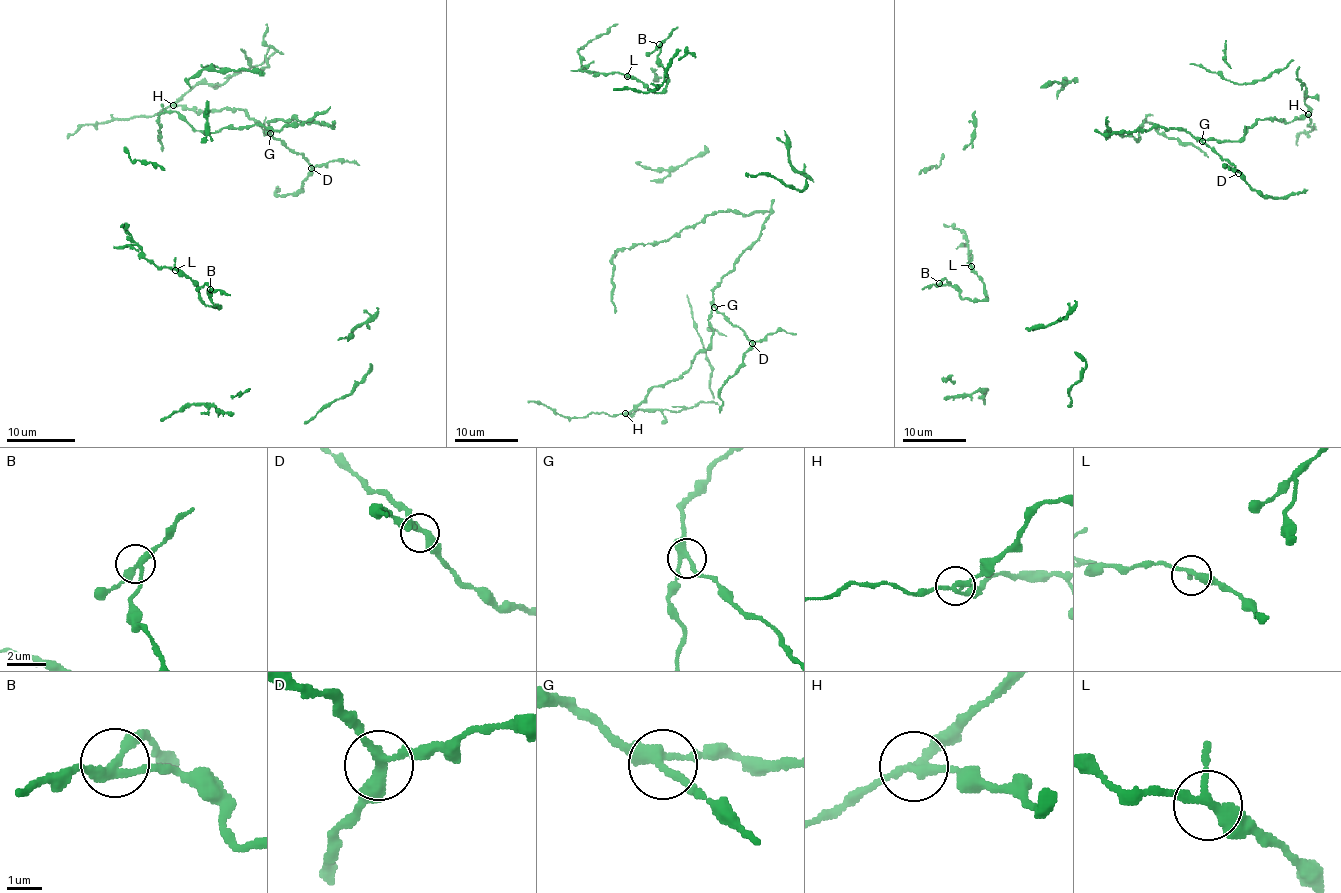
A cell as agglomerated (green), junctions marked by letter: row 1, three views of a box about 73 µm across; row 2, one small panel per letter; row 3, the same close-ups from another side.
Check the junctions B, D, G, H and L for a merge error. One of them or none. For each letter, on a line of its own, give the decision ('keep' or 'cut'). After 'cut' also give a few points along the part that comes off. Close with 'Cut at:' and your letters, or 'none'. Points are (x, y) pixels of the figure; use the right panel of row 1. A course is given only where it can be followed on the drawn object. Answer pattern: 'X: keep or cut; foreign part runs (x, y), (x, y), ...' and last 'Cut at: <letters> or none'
B: keep
D: keep
G: keep
H: cut; foreign part runs (1308, 114), (1311, 109), (1297, 78), (1298, 67), (1290, 60), (1265, 78), (1237, 84), (1189, 63)
L: keep
Cut at: H

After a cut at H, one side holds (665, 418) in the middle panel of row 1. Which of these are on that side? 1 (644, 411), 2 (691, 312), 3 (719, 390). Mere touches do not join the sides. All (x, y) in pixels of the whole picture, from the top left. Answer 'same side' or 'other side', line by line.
1: same side
2: same side
3: other side

